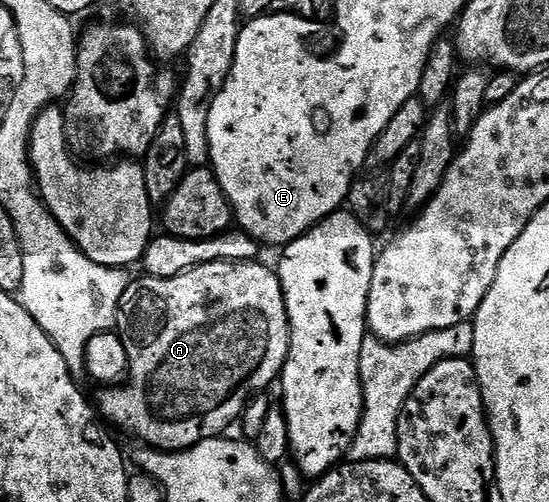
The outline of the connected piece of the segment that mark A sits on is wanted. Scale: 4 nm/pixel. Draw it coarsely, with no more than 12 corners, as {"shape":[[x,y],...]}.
{"shape":[[261,263],[141,276],[116,313],[140,443],[227,434],[281,376],[288,308]]}

